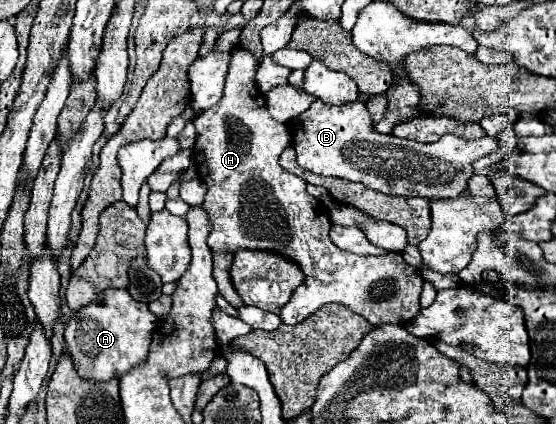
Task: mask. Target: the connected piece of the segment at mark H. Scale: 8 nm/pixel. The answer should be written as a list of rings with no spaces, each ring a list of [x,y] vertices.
[[[234,48],[230,54],[228,76],[224,84],[222,100],[210,110],[198,114],[194,118],[196,126],[196,146],[194,146],[194,166],[198,170],[198,178],[206,182],[208,194],[202,204],[206,214],[210,216],[210,236],[208,246],[212,252],[236,252],[240,248],[258,248],[280,252],[282,256],[294,260],[302,266],[306,280],[292,294],[290,302],[282,308],[280,318],[284,324],[300,324],[306,316],[314,314],[318,308],[330,302],[340,302],[348,306],[352,312],[362,314],[372,326],[378,324],[406,324],[420,312],[420,294],[424,280],[418,270],[404,264],[398,252],[388,252],[386,256],[358,256],[352,252],[340,250],[330,240],[330,216],[320,200],[306,192],[306,182],[296,174],[290,174],[280,168],[278,156],[290,144],[288,126],[274,120],[266,108],[264,94],[256,86],[256,70],[258,60],[254,54],[244,48]]]

